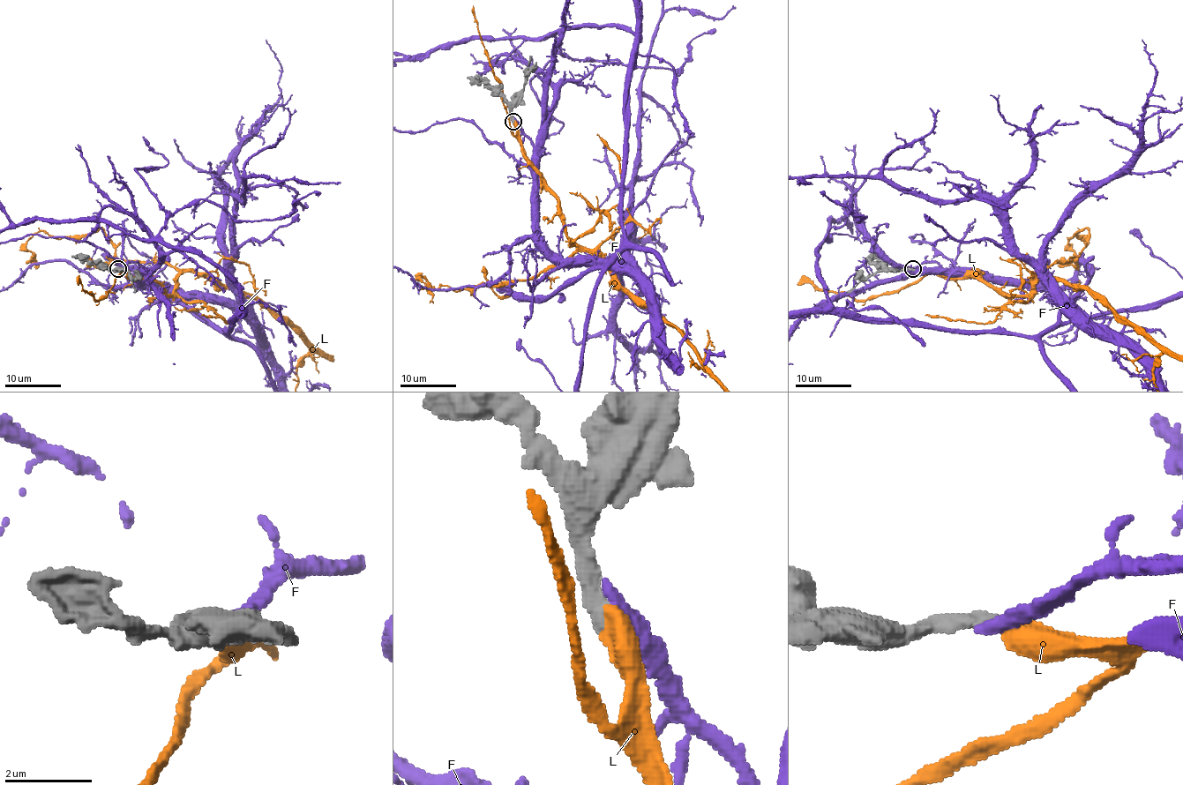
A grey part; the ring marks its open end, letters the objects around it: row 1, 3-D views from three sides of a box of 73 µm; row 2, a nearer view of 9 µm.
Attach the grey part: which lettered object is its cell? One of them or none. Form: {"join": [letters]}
{"join": ["L"]}

